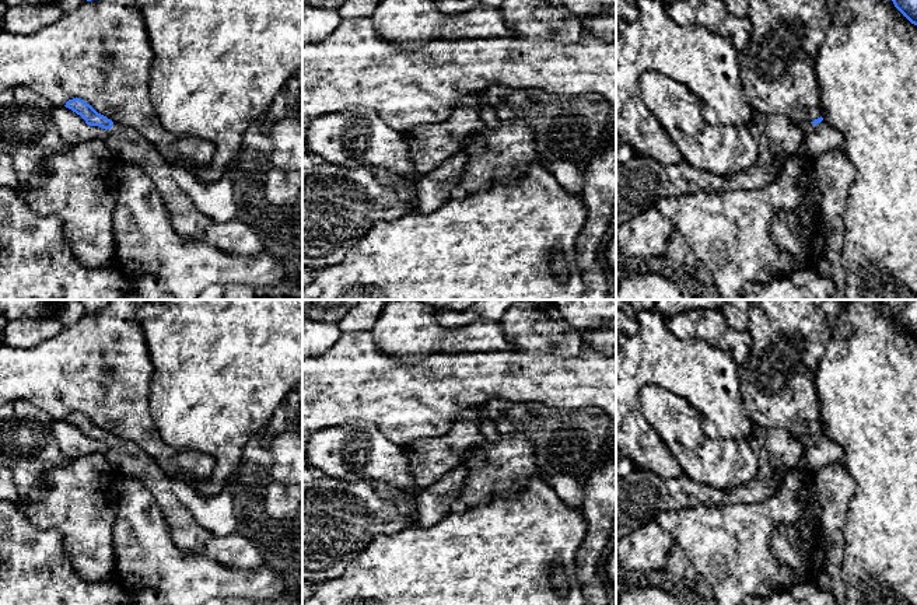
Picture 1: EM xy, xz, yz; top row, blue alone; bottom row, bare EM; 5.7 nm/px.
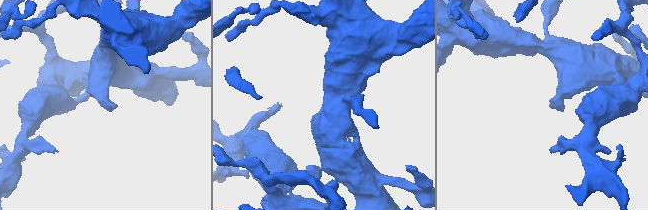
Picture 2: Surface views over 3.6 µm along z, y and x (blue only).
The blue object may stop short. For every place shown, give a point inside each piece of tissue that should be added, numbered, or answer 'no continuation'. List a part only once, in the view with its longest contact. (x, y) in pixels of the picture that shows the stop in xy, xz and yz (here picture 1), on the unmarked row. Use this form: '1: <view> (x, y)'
1: yz (818, 453)

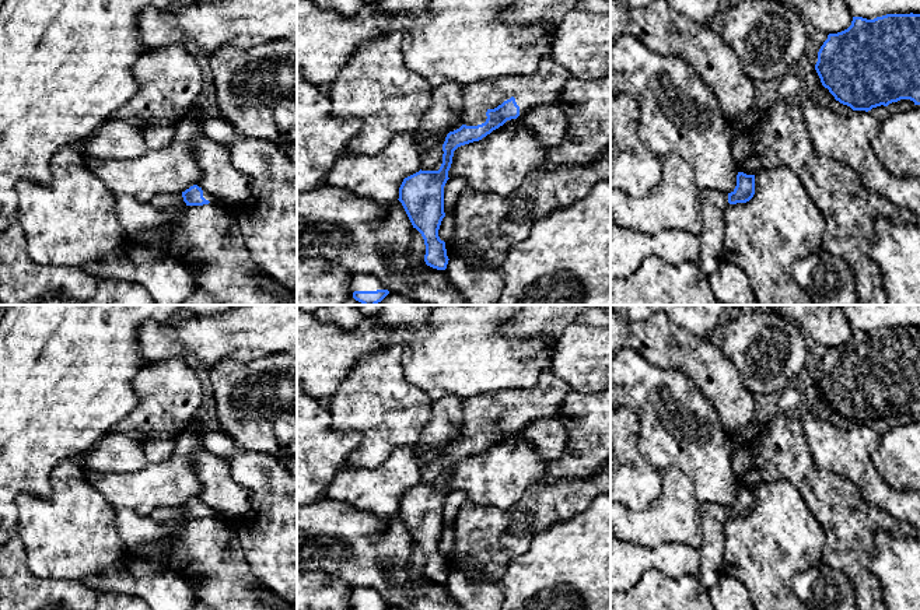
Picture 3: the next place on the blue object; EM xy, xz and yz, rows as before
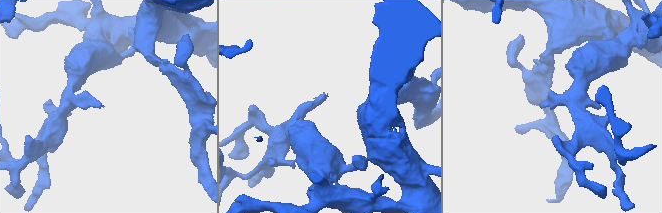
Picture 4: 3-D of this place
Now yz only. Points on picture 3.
1: yz (712, 516)

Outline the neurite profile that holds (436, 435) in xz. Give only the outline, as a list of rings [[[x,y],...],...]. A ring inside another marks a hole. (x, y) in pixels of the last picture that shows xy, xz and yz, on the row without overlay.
[[[433,417],[421,430],[417,449],[437,455],[421,470],[421,484],[438,484],[442,477],[442,458],[454,435],[454,424],[447,417]]]

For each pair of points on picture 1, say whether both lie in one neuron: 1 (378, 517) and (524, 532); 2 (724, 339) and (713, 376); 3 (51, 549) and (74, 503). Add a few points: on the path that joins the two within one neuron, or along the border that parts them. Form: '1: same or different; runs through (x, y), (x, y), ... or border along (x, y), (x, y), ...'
1: different; border along (417, 524), (394, 532), (385, 532)
2: different; border along (690, 338), (699, 338), (724, 349), (738, 364)
3: different; border along (28, 520), (39, 528), (55, 528), (72, 563)

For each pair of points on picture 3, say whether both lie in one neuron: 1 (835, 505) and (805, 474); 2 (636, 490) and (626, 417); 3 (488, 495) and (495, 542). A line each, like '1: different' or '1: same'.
1: same
2: same
3: different

